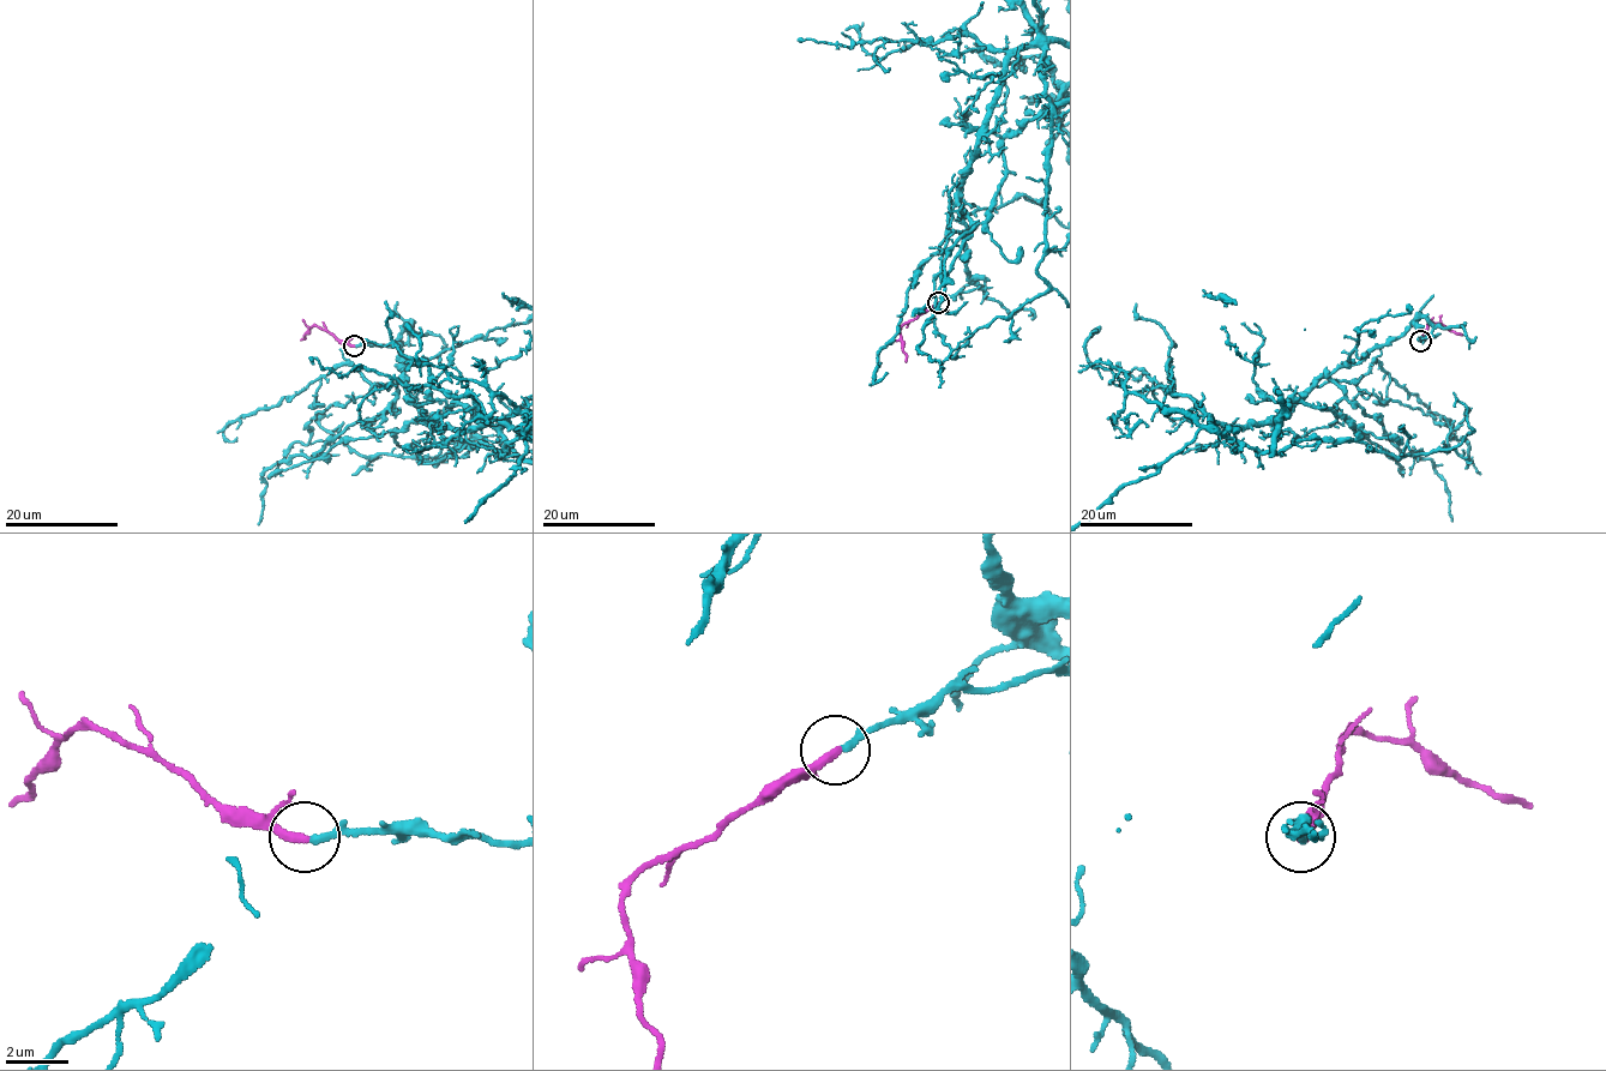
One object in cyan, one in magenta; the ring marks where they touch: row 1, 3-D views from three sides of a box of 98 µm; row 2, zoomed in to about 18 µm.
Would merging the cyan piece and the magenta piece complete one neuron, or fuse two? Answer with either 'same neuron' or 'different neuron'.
same neuron

